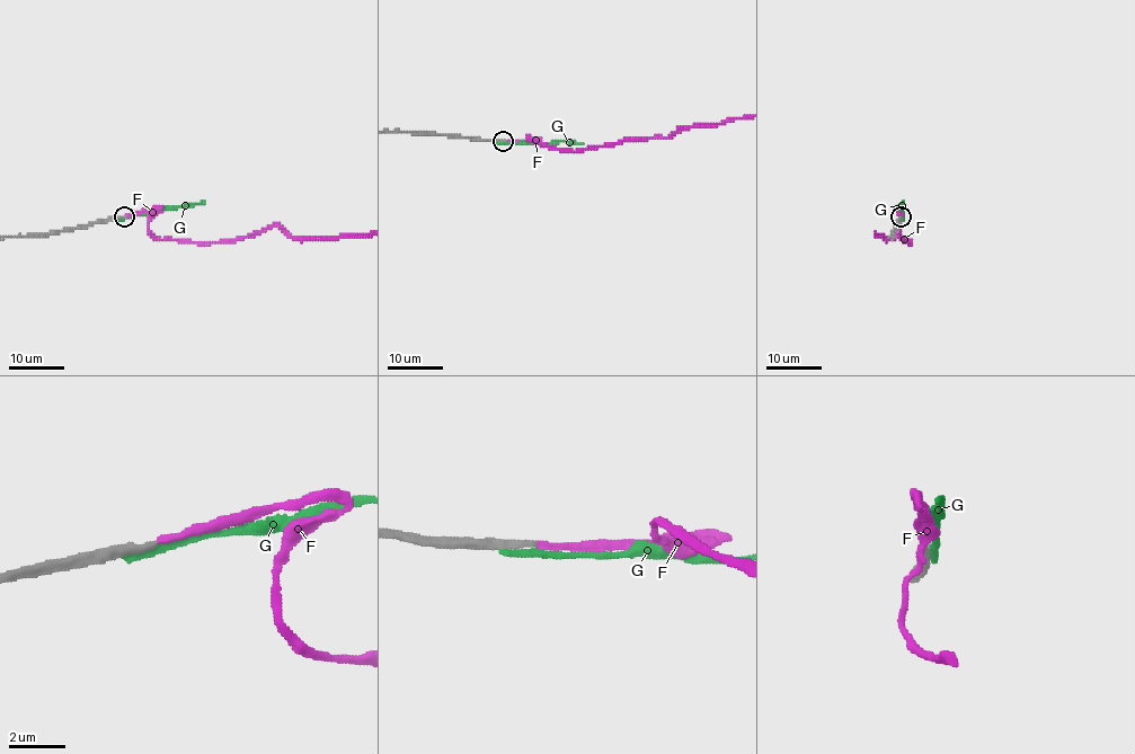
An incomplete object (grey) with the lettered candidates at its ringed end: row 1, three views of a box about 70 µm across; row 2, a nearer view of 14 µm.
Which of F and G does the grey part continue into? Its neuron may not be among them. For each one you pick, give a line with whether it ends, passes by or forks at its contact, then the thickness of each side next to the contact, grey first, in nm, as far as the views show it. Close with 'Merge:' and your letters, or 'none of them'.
F: it ends there; 240 nm thick on the grey side, 240 nm on the other
Merge: F

